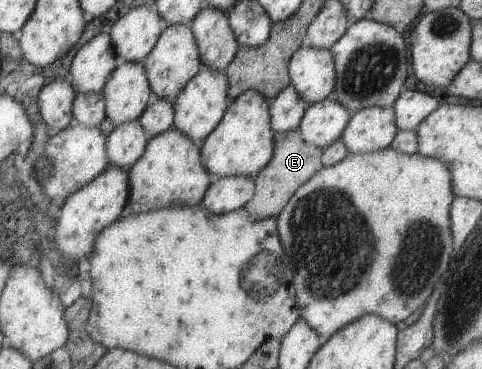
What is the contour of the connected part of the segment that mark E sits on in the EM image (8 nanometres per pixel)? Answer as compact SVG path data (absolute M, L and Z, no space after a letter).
M298 129L293 131L275 132L273 135L273 156L253 178L254 195L244 205L248 216L254 220L277 218L291 195L306 183L322 168L320 156L322 149L317 149L303 141Z

